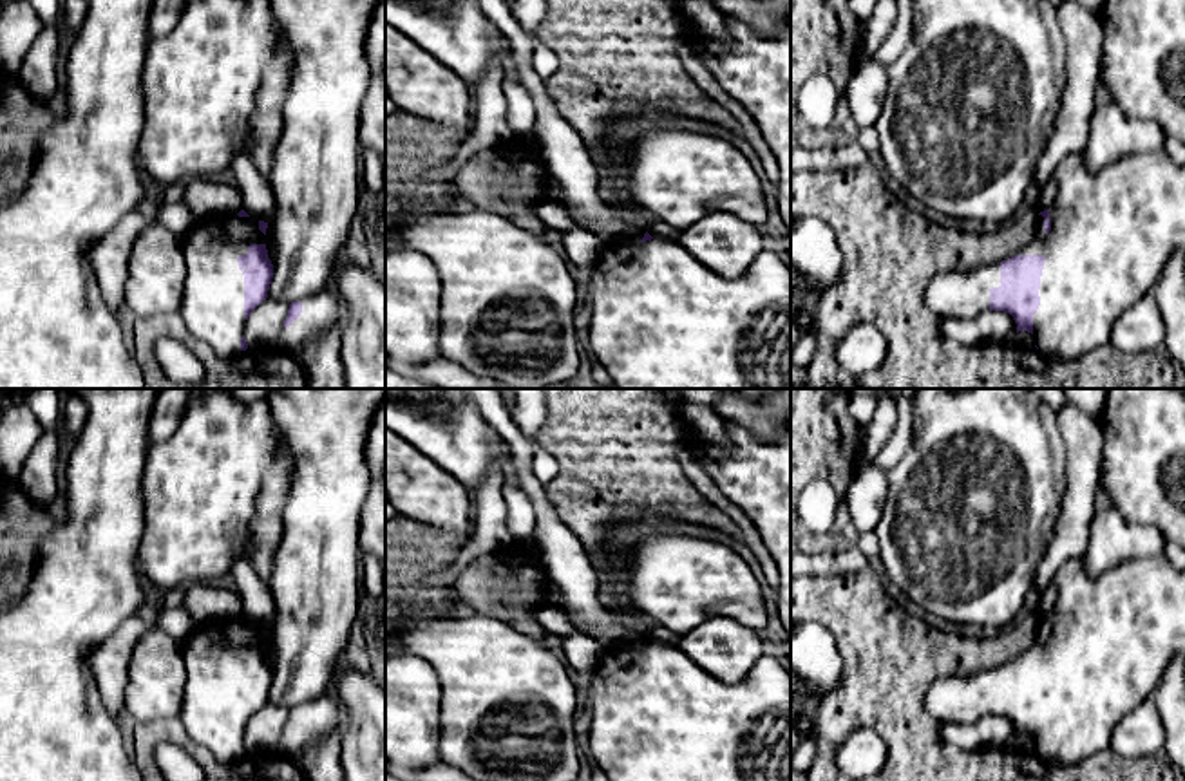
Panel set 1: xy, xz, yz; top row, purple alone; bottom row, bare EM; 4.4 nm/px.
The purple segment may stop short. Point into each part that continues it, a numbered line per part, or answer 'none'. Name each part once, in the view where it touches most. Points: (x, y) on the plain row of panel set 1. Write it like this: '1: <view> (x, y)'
1: yz (1113, 635)

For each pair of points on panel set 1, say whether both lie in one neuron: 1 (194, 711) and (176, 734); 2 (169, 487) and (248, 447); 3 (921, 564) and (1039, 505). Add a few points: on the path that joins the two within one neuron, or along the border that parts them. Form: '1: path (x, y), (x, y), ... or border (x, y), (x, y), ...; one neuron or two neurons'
1: border (178, 718), (183, 731), (212, 756); two neurons
2: path (189, 487), (228, 451); one neuron
3: path (950, 537), (985, 505), (1010, 505); one neuron

